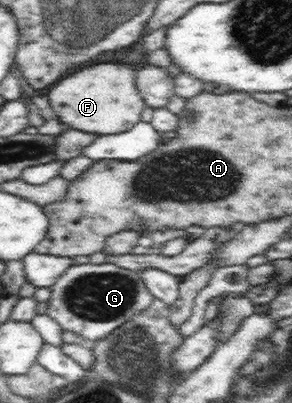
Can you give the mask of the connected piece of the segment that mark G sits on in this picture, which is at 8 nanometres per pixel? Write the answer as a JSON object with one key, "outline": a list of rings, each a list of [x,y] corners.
{"outline":[[[106,262],[70,266],[49,289],[51,296],[47,300],[46,313],[60,324],[63,331],[73,332],[87,345],[108,337],[108,333],[120,327],[134,313],[148,309],[154,298],[137,272]]]}

